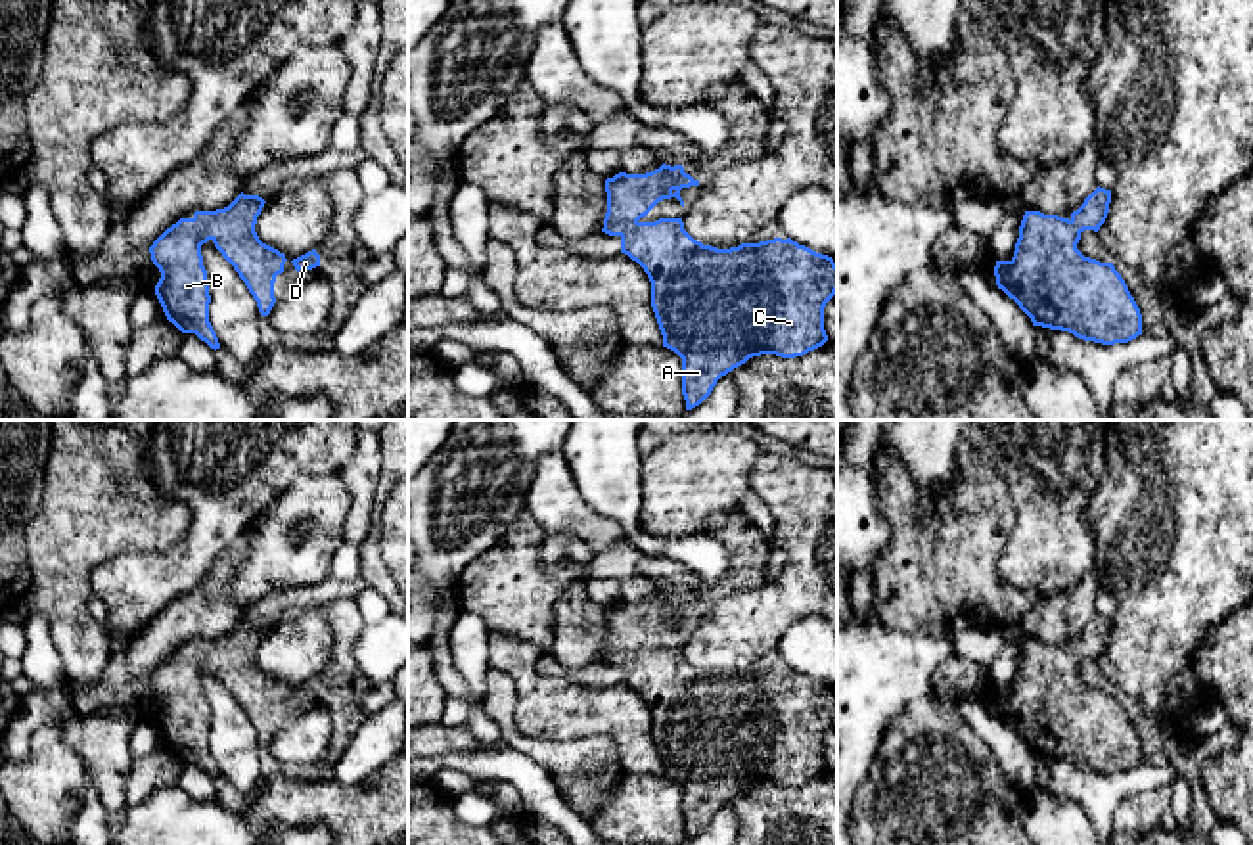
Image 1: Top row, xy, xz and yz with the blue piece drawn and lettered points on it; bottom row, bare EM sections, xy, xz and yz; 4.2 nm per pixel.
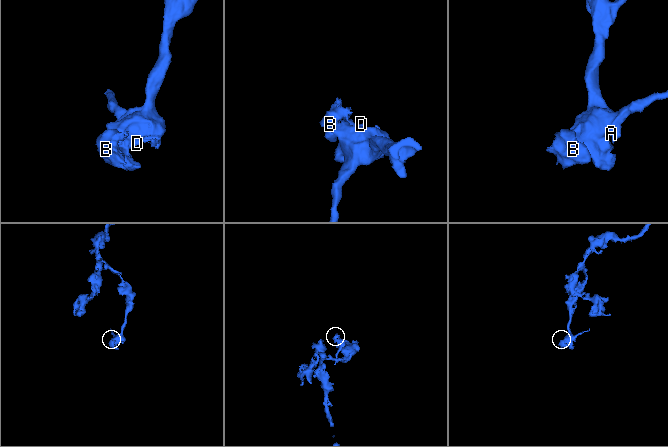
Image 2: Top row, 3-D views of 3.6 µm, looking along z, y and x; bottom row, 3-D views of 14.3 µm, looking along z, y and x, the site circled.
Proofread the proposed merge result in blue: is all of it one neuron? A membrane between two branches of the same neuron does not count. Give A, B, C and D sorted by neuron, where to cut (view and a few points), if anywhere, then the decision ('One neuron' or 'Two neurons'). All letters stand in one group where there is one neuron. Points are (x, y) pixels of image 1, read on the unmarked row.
Groups: A B C D. No split. One neuron

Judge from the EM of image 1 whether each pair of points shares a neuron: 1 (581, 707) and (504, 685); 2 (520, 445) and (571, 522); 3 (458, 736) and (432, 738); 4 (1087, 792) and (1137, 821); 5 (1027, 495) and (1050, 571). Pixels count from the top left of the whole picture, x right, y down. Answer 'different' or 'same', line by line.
1: different
2: different
3: same
4: different
5: same

